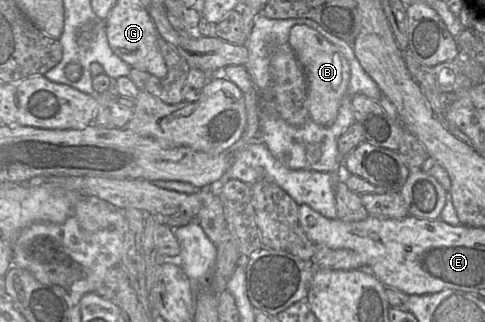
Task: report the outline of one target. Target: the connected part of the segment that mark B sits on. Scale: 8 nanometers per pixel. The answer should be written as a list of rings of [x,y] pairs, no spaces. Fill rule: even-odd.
[[[295,25],[291,28],[288,44],[306,74],[310,119],[318,125],[331,126],[336,121],[341,101],[349,85],[350,66],[347,59],[335,45],[306,25]]]

